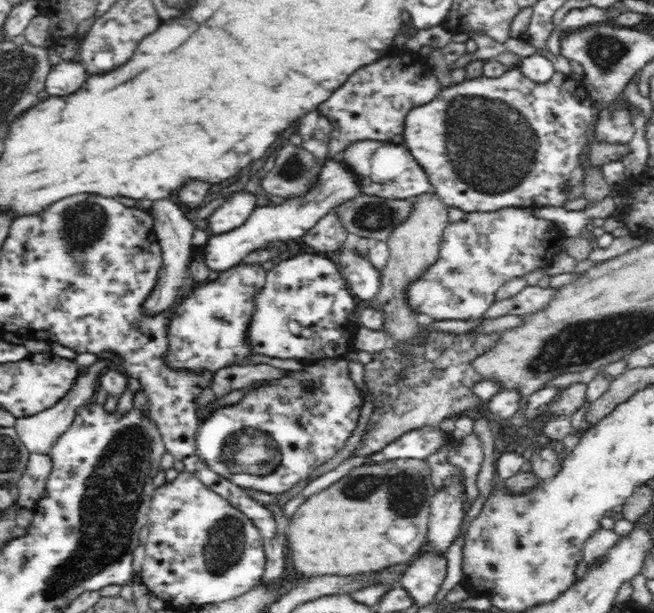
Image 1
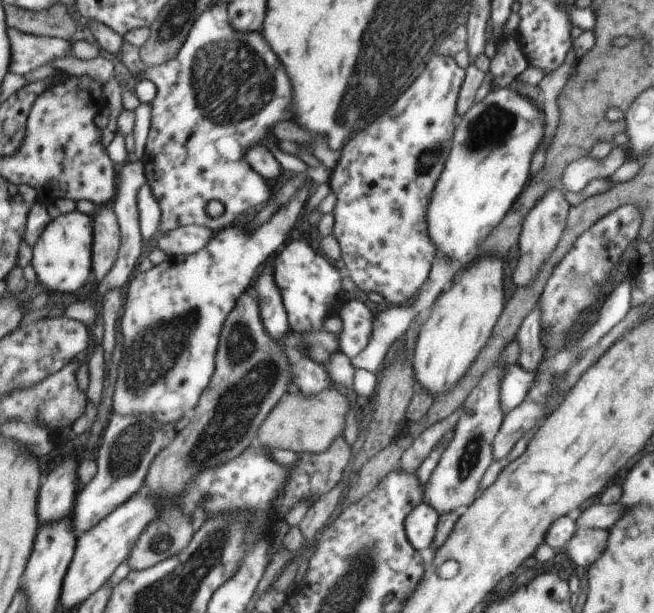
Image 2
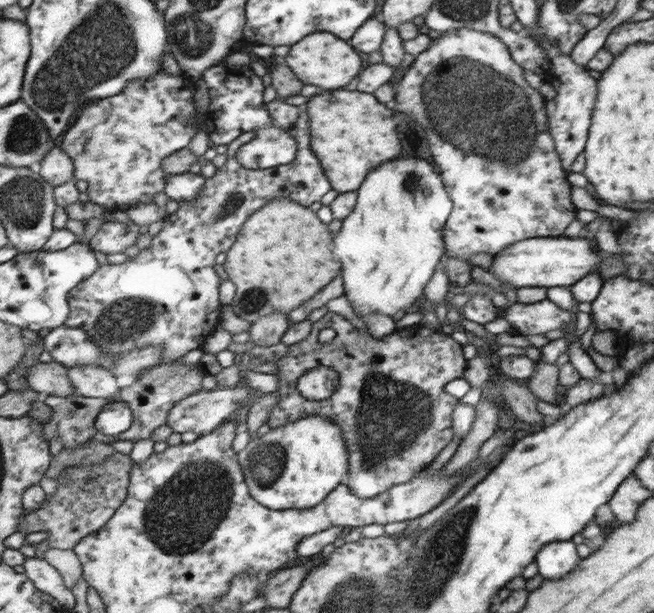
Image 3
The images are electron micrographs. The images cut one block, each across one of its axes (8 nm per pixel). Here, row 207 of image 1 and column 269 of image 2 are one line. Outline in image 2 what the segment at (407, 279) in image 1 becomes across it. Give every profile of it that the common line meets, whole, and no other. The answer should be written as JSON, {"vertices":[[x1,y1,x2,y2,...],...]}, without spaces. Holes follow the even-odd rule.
{"vertices":[[333,386,315,396,301,396,294,389,287,391,260,425,256,443,269,449,283,449,296,454,327,450,337,437,342,436,345,414,349,410,345,397]]}

